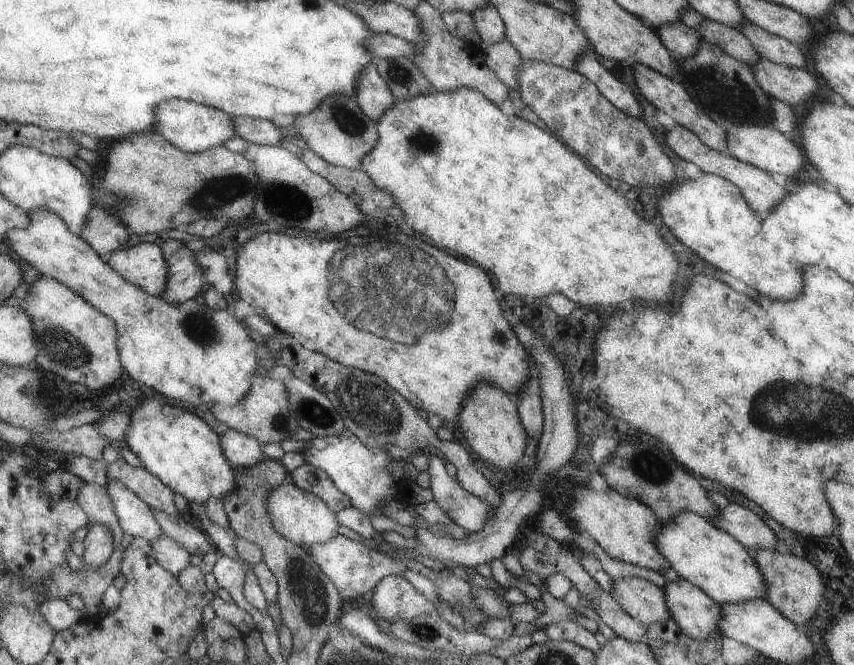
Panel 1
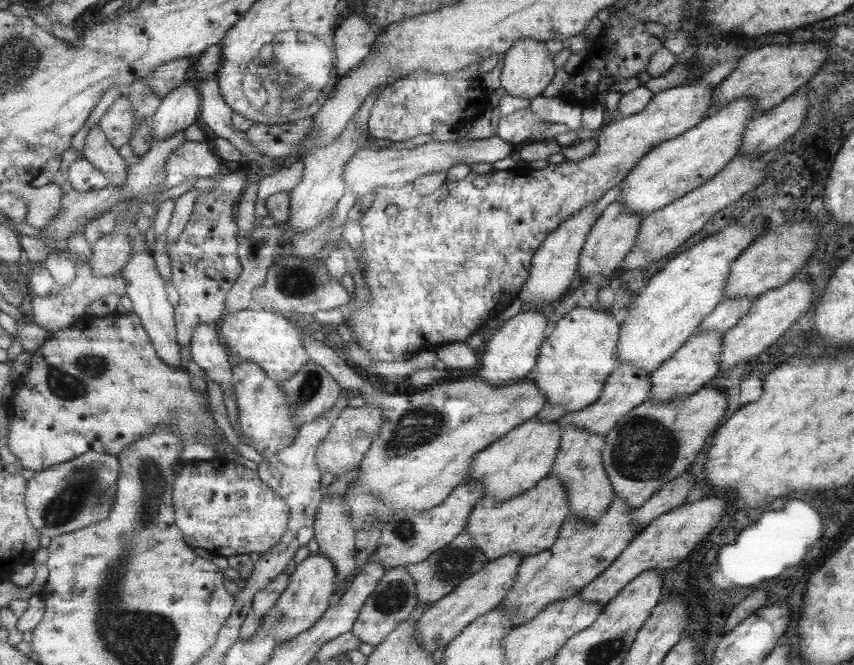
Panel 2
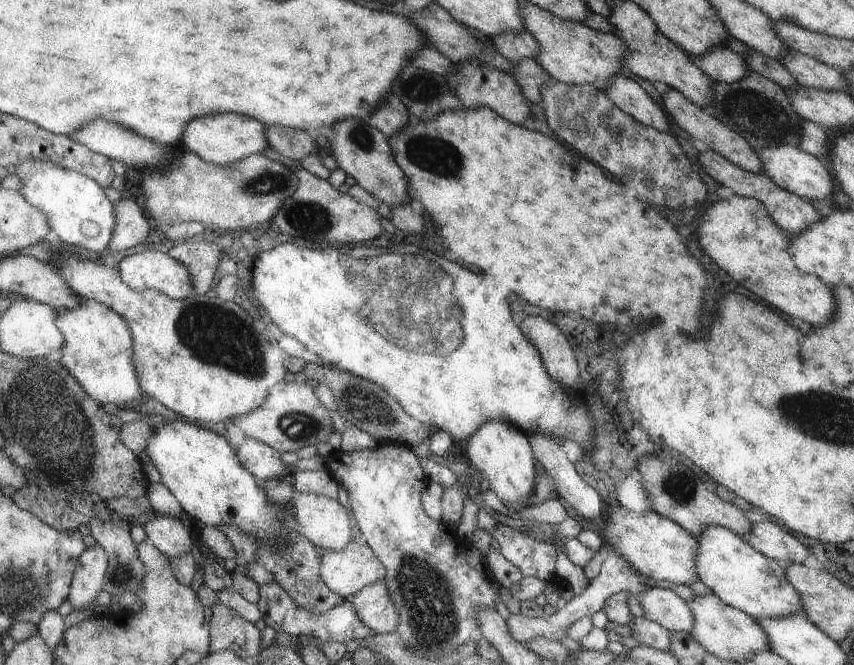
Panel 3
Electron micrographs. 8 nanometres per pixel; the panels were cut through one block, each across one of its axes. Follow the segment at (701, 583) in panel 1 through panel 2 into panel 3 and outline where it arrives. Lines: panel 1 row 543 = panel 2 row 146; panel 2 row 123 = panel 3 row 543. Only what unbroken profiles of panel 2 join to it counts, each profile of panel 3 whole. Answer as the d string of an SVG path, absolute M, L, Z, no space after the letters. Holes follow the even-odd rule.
M709 526L698 539L696 570L701 581L719 600L757 618L779 618L802 612L802 597L786 577L786 562L773 560L753 550L733 531Z

